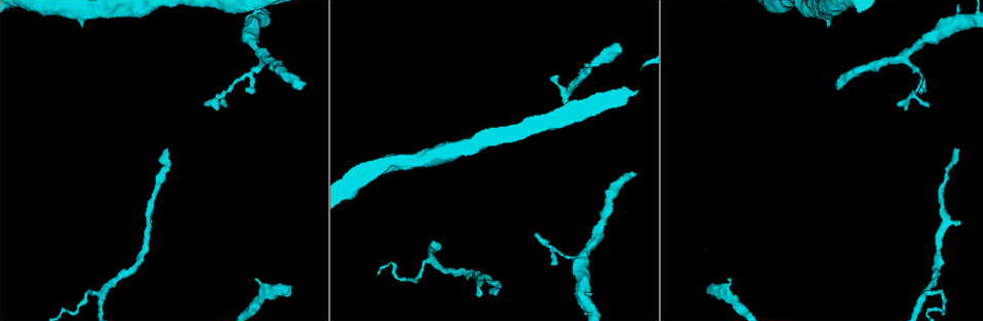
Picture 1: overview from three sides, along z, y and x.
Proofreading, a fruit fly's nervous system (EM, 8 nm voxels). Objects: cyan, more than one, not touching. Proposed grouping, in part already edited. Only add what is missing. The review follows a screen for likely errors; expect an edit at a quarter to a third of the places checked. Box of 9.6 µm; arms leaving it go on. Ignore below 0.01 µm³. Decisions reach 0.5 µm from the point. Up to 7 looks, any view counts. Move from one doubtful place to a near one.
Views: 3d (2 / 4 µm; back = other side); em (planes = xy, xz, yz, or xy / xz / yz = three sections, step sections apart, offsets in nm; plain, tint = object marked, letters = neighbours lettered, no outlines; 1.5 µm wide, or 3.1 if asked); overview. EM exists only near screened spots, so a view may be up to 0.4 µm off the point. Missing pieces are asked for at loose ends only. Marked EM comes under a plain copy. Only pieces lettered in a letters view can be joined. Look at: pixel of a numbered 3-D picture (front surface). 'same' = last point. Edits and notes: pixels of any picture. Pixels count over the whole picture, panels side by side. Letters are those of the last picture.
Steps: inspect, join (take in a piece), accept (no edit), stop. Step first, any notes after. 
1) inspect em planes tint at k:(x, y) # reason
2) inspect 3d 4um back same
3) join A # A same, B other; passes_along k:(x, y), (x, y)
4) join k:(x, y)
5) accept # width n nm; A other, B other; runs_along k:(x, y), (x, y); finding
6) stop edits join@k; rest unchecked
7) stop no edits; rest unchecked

inspect 3d 2um at 1:(826, 26)

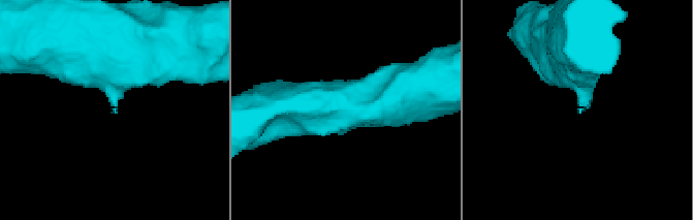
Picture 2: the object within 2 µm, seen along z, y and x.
inspect em yz step 8 letters at 2:(582, 111)

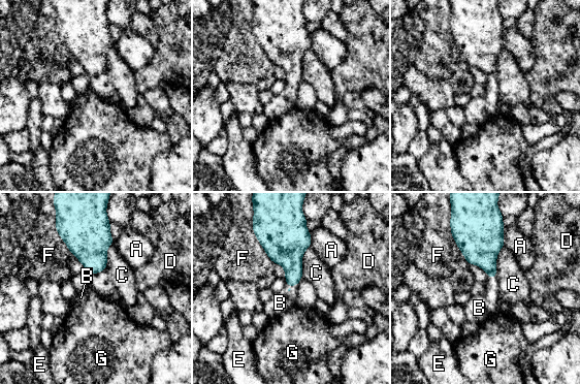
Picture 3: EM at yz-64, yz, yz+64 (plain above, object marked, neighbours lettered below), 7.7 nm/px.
join 3:(280, 302) # A other, B same, C other, D other, E other, F other, G other; the cell continues

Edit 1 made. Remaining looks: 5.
inspect overview

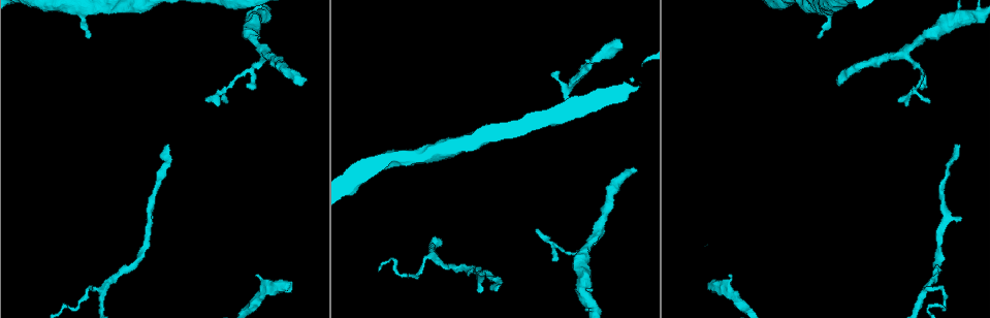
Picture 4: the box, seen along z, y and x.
inspect 3d 2um at 4:(206, 99)

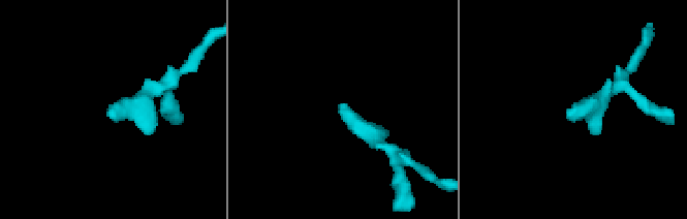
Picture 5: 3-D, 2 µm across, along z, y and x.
inspect em xy step 8 letters at 5:(111, 117) # need the tissue

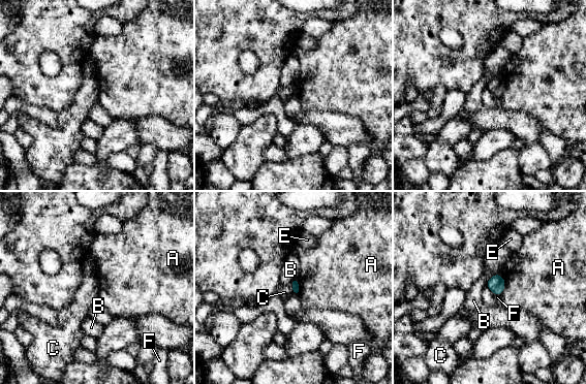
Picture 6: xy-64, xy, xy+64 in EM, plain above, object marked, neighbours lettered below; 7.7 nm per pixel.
inspect em planes letters same # another direction

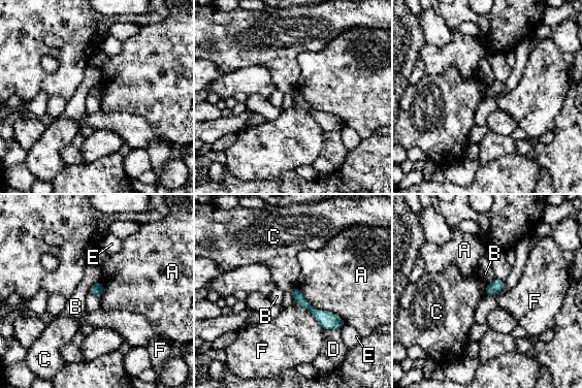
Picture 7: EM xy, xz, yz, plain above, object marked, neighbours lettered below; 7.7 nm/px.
accept # A other, B other, C other, D other, E other, F other; border 7:(485, 284), (486, 294); none of them fits

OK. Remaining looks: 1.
stop edits join@3; rest unchecked

